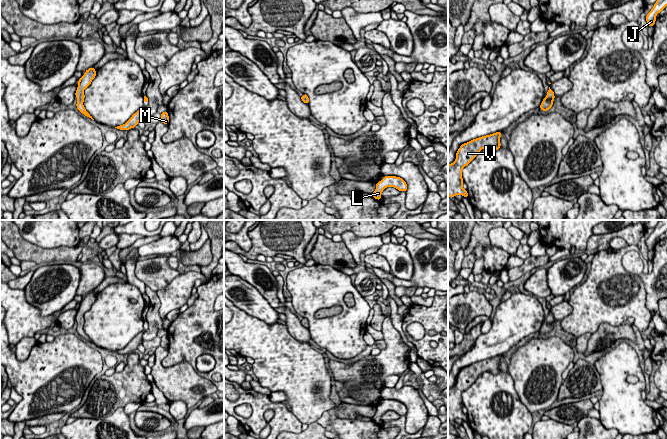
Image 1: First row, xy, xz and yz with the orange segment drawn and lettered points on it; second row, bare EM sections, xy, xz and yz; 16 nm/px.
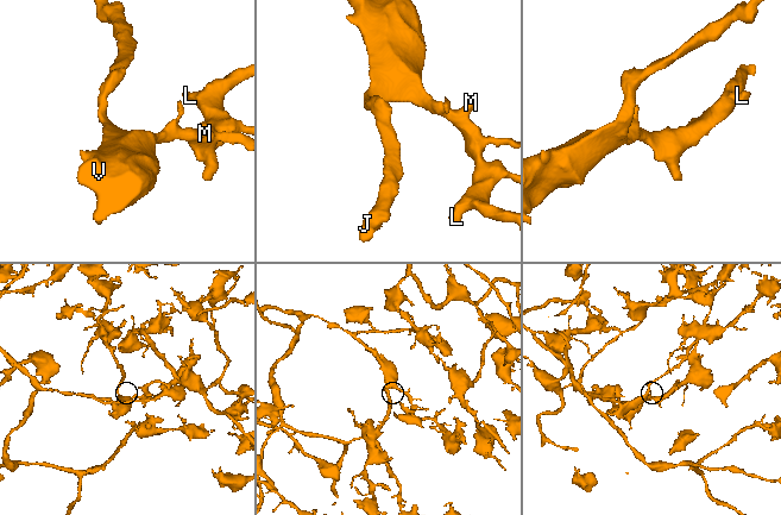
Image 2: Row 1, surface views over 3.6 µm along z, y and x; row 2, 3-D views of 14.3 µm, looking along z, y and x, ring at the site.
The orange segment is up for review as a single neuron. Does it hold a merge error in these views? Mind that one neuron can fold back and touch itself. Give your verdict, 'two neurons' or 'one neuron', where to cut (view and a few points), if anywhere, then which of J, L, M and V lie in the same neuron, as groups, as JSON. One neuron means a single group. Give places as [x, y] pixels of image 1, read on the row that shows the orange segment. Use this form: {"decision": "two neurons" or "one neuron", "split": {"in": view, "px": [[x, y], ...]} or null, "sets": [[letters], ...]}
{"decision": "one neuron", "split": null, "sets": [["J", "L", "M", "V"]]}

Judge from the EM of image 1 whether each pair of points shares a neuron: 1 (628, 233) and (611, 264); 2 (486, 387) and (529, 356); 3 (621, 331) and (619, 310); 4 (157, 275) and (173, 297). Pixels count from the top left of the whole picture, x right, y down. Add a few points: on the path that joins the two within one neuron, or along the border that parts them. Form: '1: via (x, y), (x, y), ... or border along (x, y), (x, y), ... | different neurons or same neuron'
1: border along (636, 244), (628, 246) | different neurons
2: border along (508, 373), (512, 377), (513, 386), (518, 395) | different neurons
3: border along (623, 322), (619, 325), (602, 323), (597, 330) | different neurons
4: border along (179, 273), (165, 287), (155, 291) | different neurons

